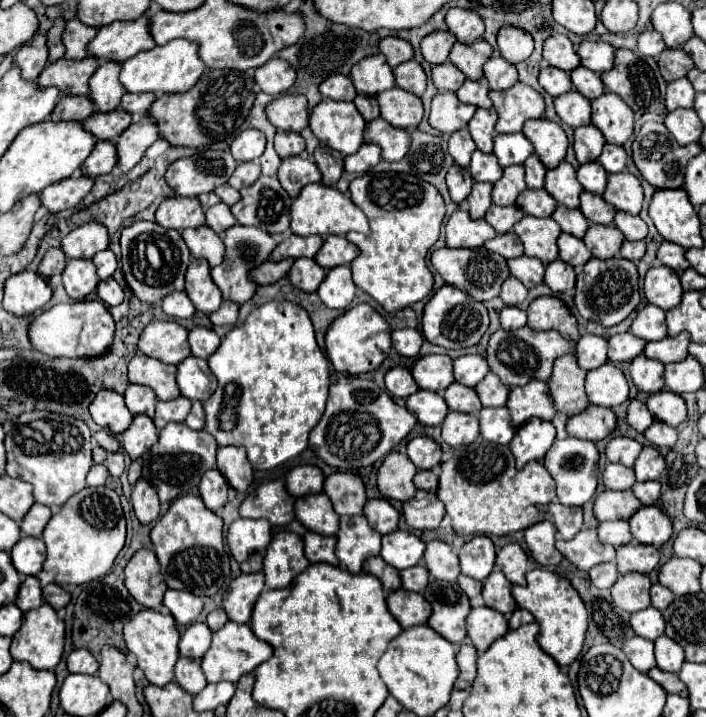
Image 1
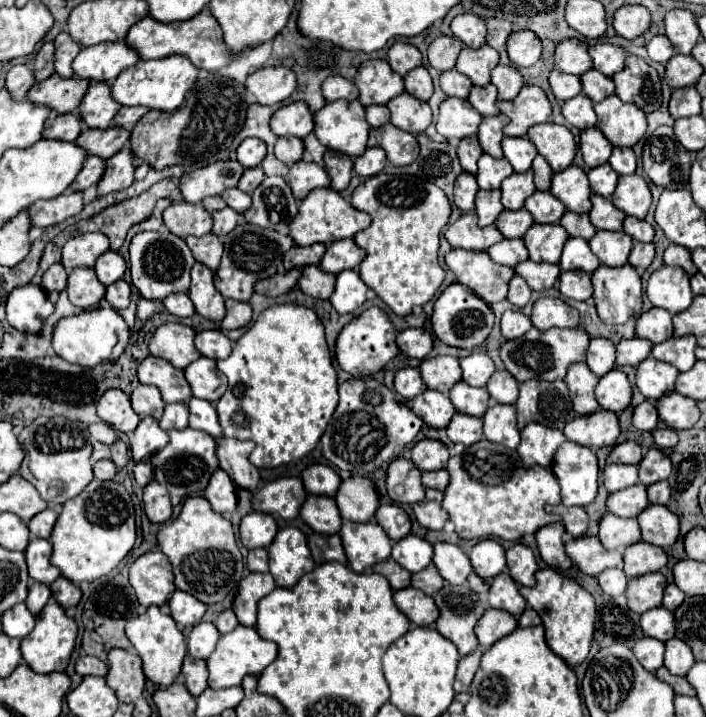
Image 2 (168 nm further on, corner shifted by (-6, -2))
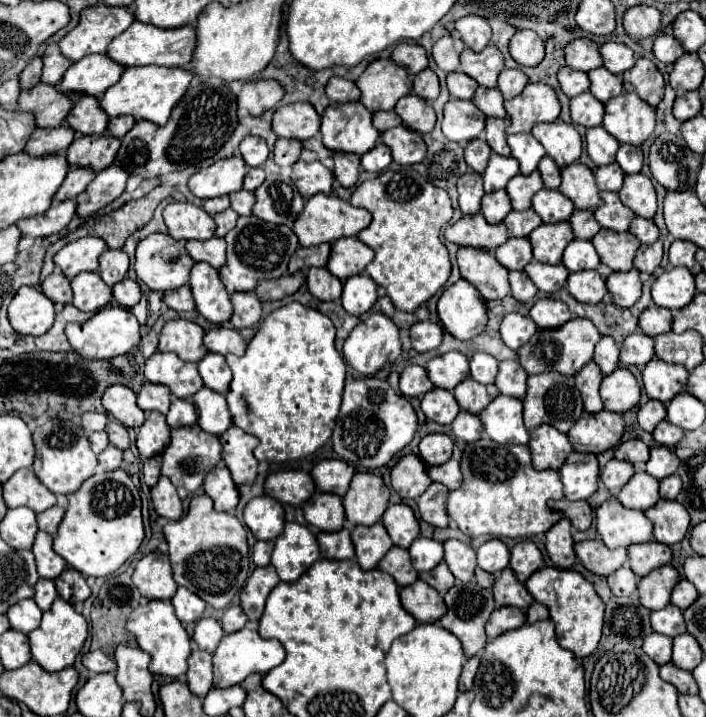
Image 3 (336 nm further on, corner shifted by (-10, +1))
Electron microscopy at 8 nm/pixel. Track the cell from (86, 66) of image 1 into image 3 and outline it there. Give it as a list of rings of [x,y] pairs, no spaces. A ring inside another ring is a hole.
[[[45,82],[29,90],[23,90],[19,96],[19,110],[33,112],[37,126],[43,128],[61,126],[71,108],[73,108],[73,100],[55,86],[49,86]]]

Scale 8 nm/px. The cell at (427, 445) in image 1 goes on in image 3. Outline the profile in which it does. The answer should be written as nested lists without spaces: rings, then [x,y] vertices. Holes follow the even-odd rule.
[[[427,434],[419,442],[419,456],[427,466],[445,464],[453,454],[453,438],[447,434]]]

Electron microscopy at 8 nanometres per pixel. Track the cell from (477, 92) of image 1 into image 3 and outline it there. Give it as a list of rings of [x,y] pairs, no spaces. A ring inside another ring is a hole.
[[[479,86],[475,96],[473,96],[473,102],[485,116],[497,116],[497,118],[507,116],[507,112],[503,108],[503,96],[501,96],[501,92],[497,88]]]

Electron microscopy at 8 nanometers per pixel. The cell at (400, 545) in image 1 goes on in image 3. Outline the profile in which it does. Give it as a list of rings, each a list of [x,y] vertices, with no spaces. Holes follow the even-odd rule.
[[[415,538],[409,546],[411,564],[417,572],[429,572],[443,560],[443,544],[433,538]]]

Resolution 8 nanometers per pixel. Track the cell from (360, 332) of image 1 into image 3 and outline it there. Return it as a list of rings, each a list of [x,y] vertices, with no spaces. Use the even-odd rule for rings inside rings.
[[[373,312],[367,320],[361,320],[351,334],[345,340],[343,346],[343,356],[347,360],[347,364],[357,370],[363,376],[373,376],[375,372],[379,372],[387,360],[395,360],[401,354],[401,336],[399,336],[399,328],[393,324],[391,318],[387,318],[383,312]]]

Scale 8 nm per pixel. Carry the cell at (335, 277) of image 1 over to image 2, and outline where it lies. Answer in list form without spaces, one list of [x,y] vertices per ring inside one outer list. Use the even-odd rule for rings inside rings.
[[[343,271],[337,275],[337,285],[331,295],[331,305],[337,313],[353,313],[365,303],[367,285],[361,281],[357,271]]]

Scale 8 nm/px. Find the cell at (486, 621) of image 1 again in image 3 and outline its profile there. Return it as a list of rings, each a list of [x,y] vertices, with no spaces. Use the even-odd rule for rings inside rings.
[[[501,606],[501,608],[493,610],[485,630],[487,630],[489,638],[497,638],[499,634],[503,634],[507,630],[515,630],[515,628],[519,628],[523,624],[525,624],[525,614],[519,608]]]

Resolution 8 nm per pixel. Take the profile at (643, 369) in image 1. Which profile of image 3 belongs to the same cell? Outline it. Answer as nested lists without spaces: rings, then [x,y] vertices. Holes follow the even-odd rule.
[[[651,358],[643,370],[643,386],[649,398],[667,404],[687,388],[687,376],[689,372],[683,366]]]

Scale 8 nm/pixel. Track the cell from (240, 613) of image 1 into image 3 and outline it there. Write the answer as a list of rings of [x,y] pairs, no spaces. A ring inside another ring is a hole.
[[[273,566],[255,568],[255,572],[247,578],[247,584],[241,590],[241,608],[249,616],[251,622],[257,622],[263,614],[265,600],[269,592],[277,586],[279,576]]]

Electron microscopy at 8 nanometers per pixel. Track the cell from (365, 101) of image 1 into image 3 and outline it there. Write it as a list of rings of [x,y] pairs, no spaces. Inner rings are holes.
[[[391,110],[391,112],[375,112],[373,114],[373,124],[375,124],[375,128],[379,130],[379,132],[383,132],[383,130],[389,130],[389,128],[395,128],[395,126],[401,126],[401,118],[397,116],[397,112],[395,110]]]

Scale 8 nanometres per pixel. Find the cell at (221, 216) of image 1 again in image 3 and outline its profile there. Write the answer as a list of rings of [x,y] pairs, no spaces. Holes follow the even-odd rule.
[[[227,208],[227,210],[219,212],[219,214],[215,214],[213,218],[215,218],[215,222],[217,222],[217,232],[215,232],[215,234],[217,234],[217,236],[225,236],[229,230],[235,228],[239,214],[237,214],[233,208]]]

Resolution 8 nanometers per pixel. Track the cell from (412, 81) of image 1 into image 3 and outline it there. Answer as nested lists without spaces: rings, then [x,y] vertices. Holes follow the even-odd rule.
[[[425,68],[413,76],[413,94],[425,100],[435,100],[439,96],[439,80],[431,68]]]

